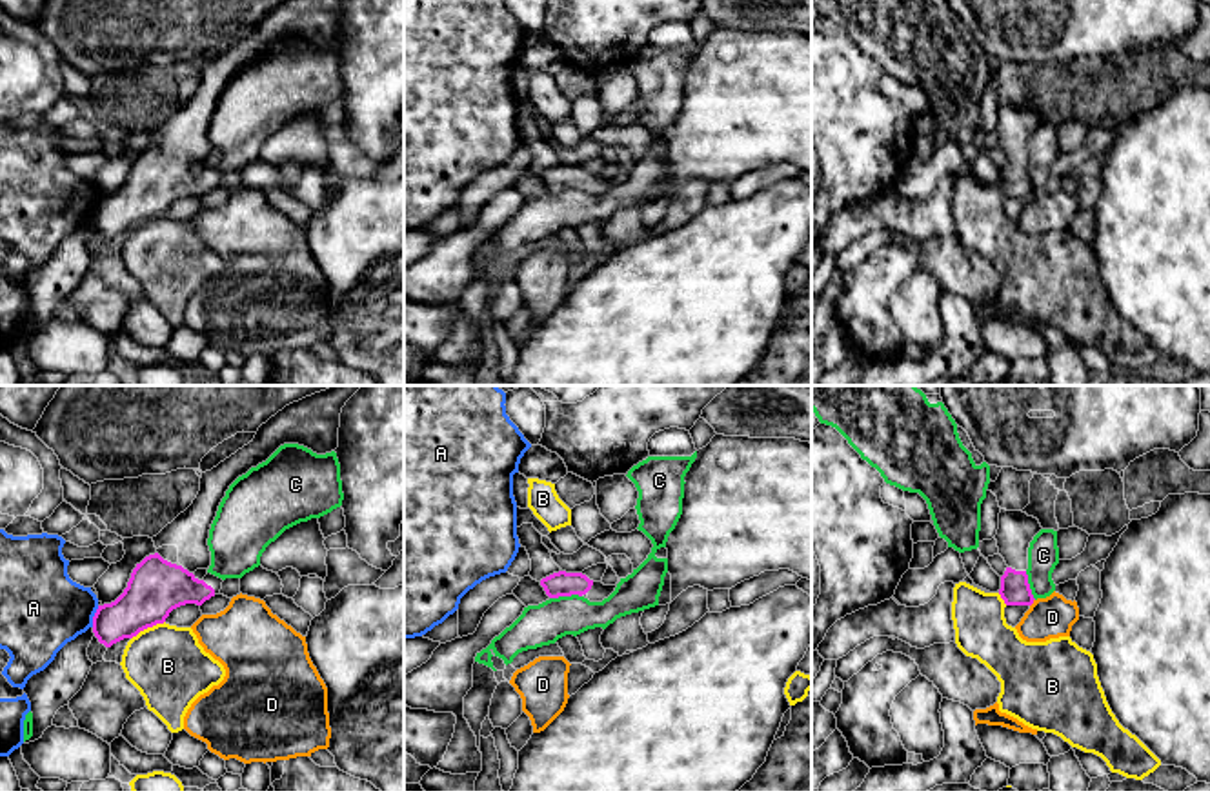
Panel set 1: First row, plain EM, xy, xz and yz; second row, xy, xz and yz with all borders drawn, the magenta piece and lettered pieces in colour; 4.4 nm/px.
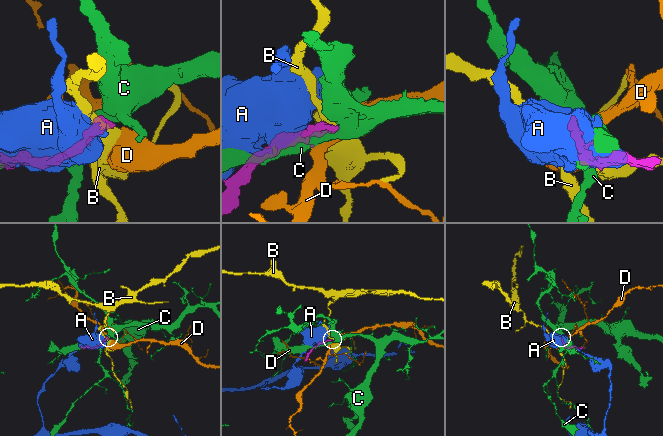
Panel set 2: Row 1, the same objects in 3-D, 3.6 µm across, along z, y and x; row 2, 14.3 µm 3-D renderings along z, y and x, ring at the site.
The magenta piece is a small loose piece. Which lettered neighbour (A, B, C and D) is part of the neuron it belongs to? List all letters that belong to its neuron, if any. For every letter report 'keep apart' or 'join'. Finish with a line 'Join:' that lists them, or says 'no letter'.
A: keep apart
B: keep apart
C: keep apart
D: keep apart
Join: no letter

